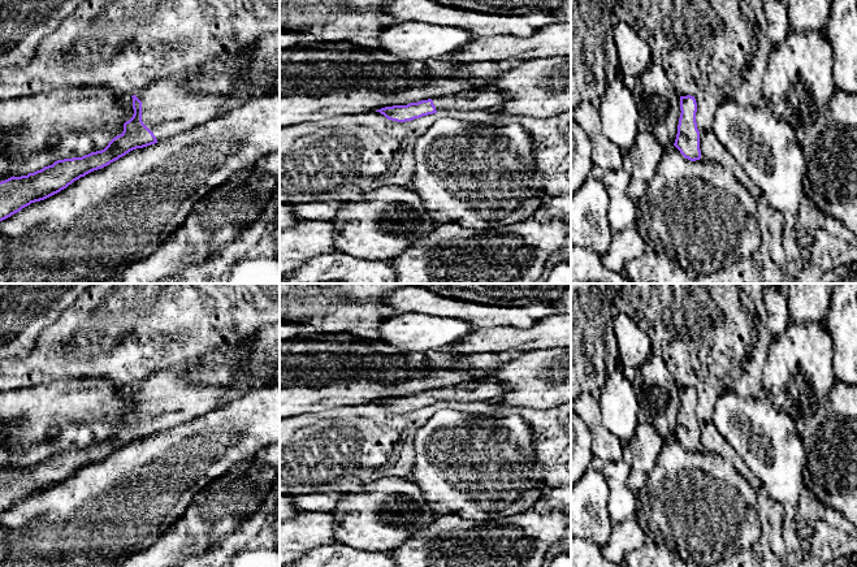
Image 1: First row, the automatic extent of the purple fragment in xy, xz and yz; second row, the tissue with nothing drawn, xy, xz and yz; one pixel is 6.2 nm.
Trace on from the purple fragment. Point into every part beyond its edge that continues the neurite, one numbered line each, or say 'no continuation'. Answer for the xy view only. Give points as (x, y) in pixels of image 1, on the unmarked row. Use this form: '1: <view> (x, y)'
1: xy (168, 398)

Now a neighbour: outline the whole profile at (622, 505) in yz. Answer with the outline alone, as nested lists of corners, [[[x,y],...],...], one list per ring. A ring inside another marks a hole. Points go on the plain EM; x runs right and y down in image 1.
[[[622,458],[615,462],[602,462],[598,468],[609,485],[607,507],[613,523],[636,516],[637,498],[627,482],[631,464]]]

